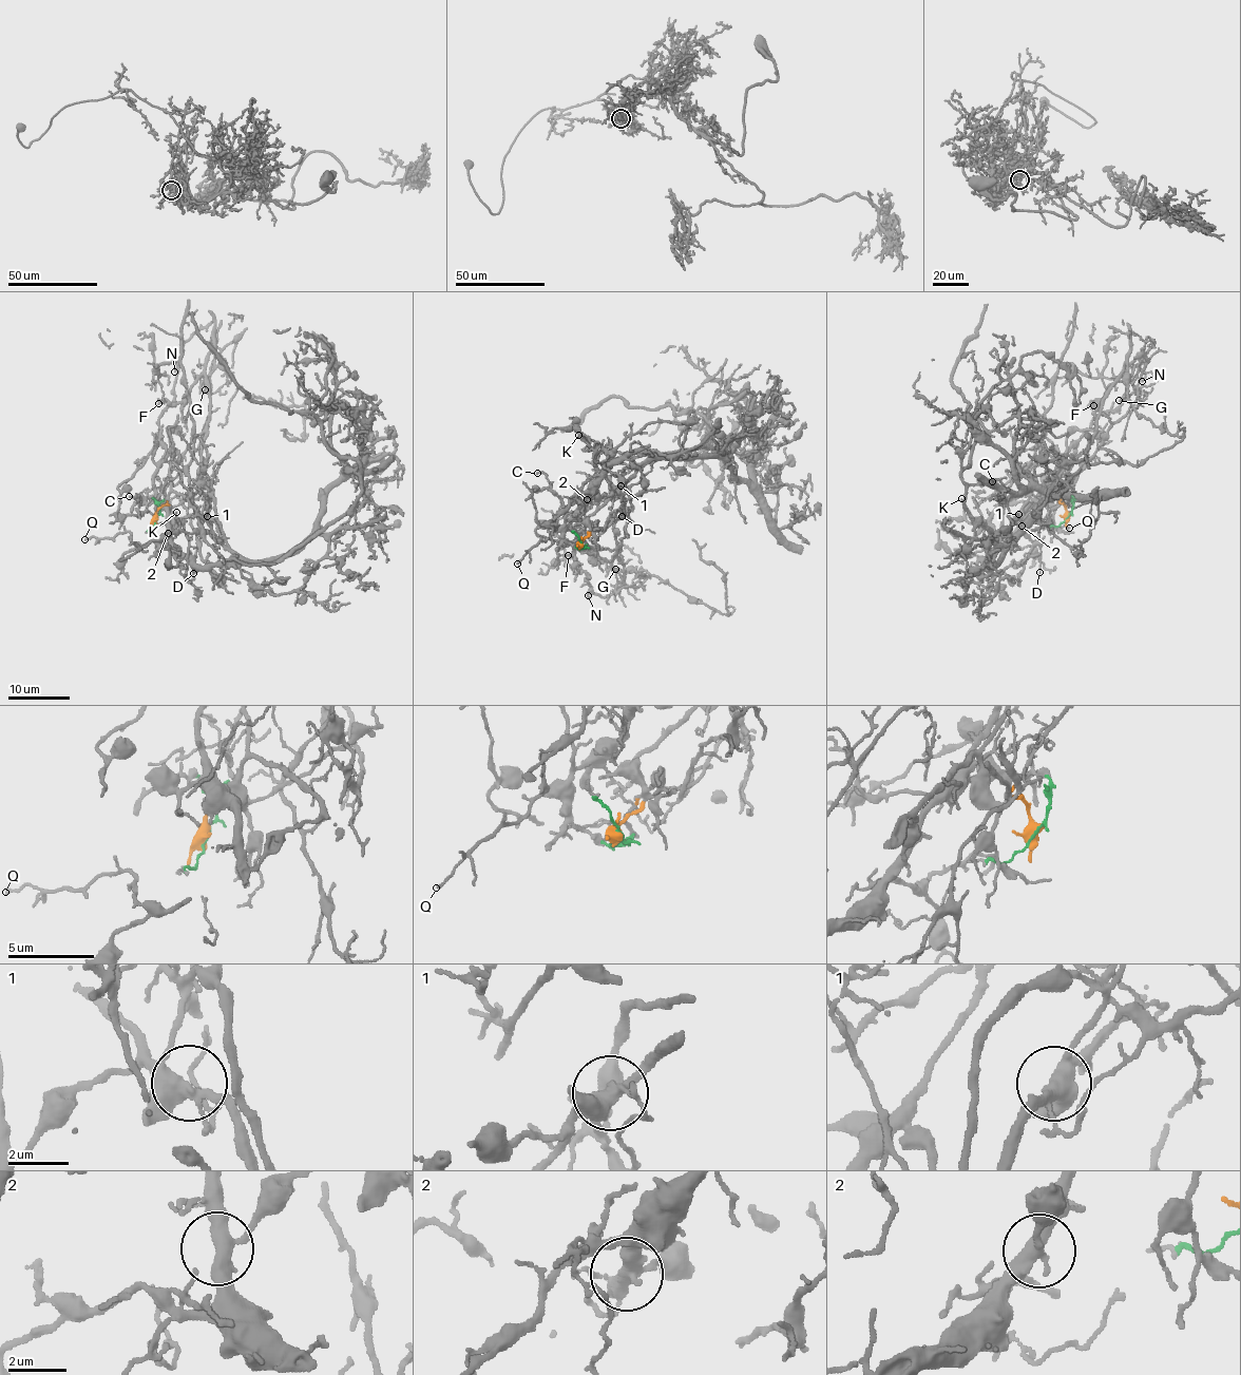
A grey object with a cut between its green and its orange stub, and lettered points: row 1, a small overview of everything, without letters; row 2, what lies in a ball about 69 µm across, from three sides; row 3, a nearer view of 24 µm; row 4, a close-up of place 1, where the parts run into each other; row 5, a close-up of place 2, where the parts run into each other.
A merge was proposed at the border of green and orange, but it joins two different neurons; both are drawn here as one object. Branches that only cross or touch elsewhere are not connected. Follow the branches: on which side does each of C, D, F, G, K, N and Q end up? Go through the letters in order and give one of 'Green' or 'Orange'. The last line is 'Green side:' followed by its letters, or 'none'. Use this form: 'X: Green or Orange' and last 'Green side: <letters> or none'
C: Green
D: Orange
F: Orange
G: Orange
K: Orange
N: Green
Q: Green
Green side: C, N, Q

